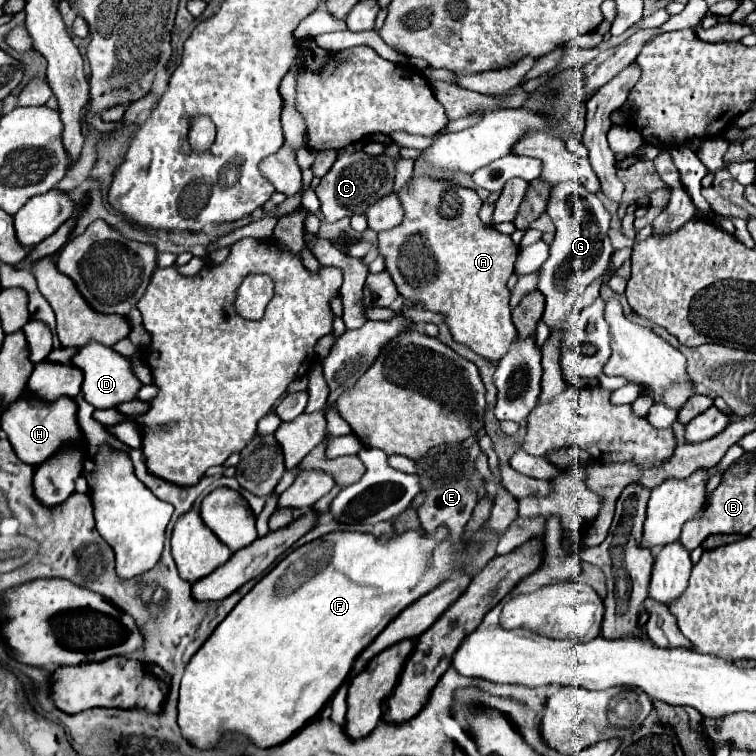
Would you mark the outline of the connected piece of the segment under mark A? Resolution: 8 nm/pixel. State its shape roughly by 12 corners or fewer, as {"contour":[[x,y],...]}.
{"contour":[[422,176],[378,254],[406,304],[492,362],[518,246],[470,188]]}

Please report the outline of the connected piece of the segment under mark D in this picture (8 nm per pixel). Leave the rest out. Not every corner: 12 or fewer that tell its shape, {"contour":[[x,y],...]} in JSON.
{"contour":[[88,342],[72,356],[94,408],[134,400],[128,358]]}

